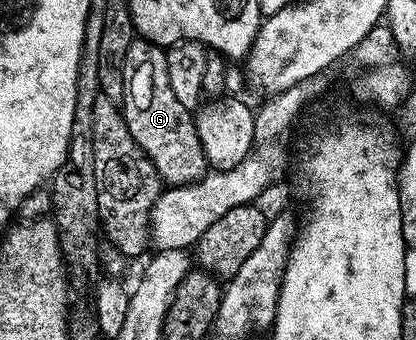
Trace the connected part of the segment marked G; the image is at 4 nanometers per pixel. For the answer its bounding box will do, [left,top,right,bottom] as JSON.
[123,39,210,186]

